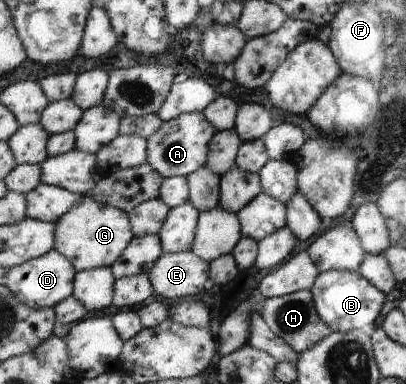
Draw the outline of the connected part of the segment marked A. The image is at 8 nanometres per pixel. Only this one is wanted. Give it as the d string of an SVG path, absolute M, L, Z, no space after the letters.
M202 112L182 114L171 122L163 122L160 130L149 141L149 165L161 178L182 176L187 178L208 164L211 142L216 136L216 127Z

